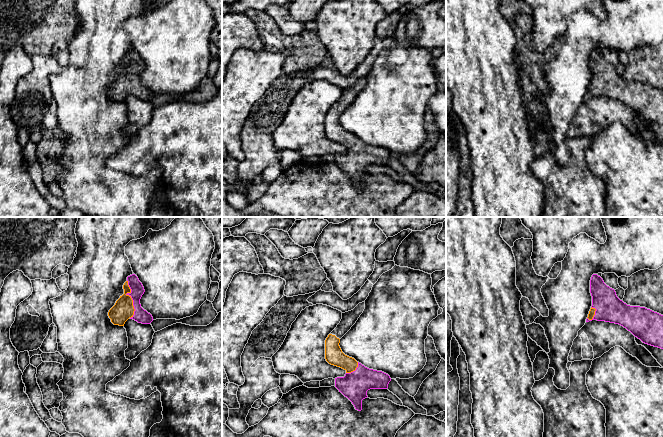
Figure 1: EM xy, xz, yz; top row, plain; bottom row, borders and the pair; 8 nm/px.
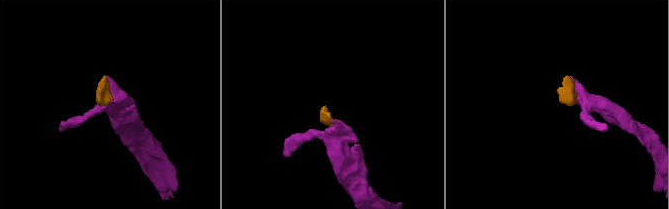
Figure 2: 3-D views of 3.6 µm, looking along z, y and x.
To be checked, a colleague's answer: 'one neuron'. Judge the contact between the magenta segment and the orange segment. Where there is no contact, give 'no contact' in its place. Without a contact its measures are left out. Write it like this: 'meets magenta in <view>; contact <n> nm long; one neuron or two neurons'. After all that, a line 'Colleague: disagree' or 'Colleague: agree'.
meets magenta in xy; contact 320 nm long; one neuron
Colleague: agree

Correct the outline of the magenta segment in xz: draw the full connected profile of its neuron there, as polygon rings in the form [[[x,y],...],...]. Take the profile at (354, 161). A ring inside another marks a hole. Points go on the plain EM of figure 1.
[[[362,78],[353,86],[342,89],[340,99],[325,116],[326,137],[346,147],[344,153],[335,154],[335,163],[352,178],[358,187],[362,186],[362,176],[368,173],[368,166],[387,165],[391,157],[388,150],[365,143],[354,134],[345,131],[339,122],[340,115],[356,99],[364,85],[365,78]]]

